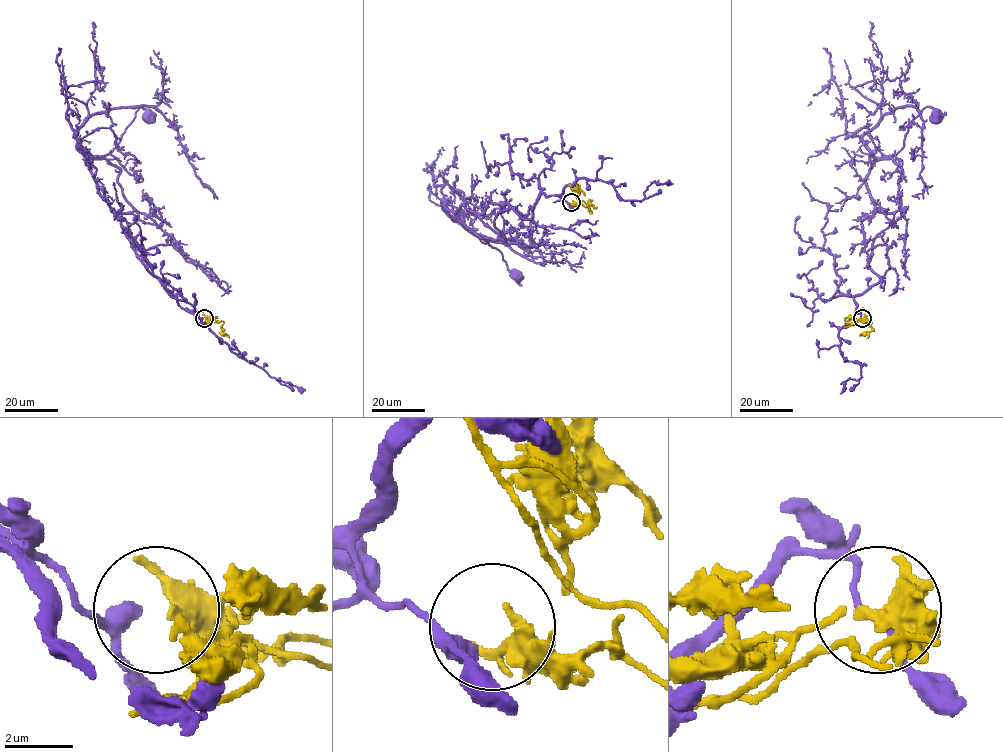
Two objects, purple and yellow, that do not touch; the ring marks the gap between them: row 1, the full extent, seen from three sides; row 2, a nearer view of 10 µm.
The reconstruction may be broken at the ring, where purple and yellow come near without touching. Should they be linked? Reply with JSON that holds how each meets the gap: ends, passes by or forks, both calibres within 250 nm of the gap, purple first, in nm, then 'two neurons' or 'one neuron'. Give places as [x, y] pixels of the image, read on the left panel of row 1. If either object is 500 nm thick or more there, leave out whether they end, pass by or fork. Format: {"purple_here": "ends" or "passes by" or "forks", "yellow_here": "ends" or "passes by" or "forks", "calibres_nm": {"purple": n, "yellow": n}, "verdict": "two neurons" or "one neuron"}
{"purple_here": "passes by", "yellow_here": "ends", "calibres_nm": {"purple": 380, "yellow": 320}, "verdict": "two neurons"}

